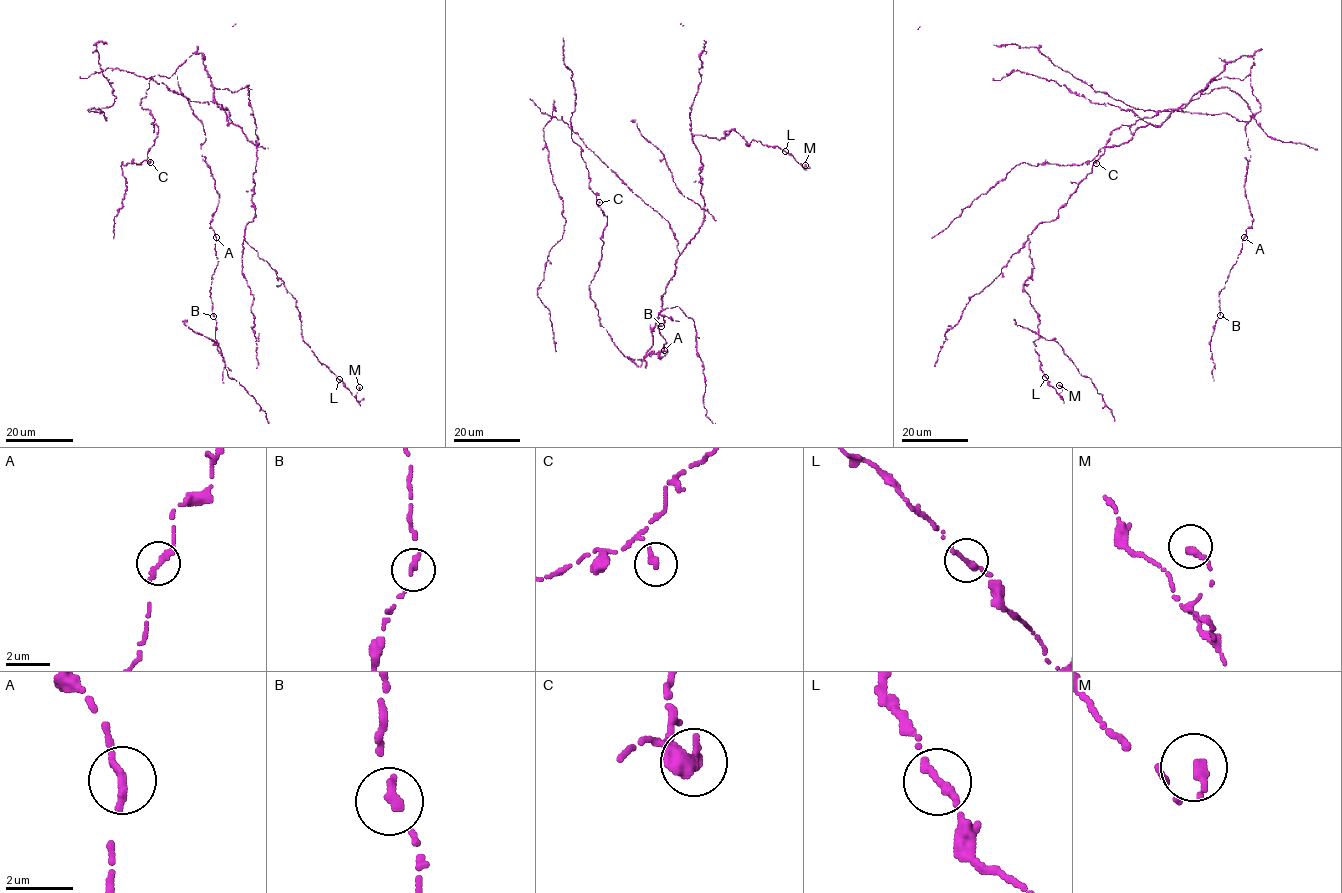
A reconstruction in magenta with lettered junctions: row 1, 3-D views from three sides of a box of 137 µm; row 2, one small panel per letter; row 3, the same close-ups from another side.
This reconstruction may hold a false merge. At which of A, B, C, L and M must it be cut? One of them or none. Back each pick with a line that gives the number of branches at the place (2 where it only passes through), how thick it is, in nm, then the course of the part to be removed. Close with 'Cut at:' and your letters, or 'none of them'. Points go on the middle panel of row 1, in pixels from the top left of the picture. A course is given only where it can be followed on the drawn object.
Cut at: none of them

